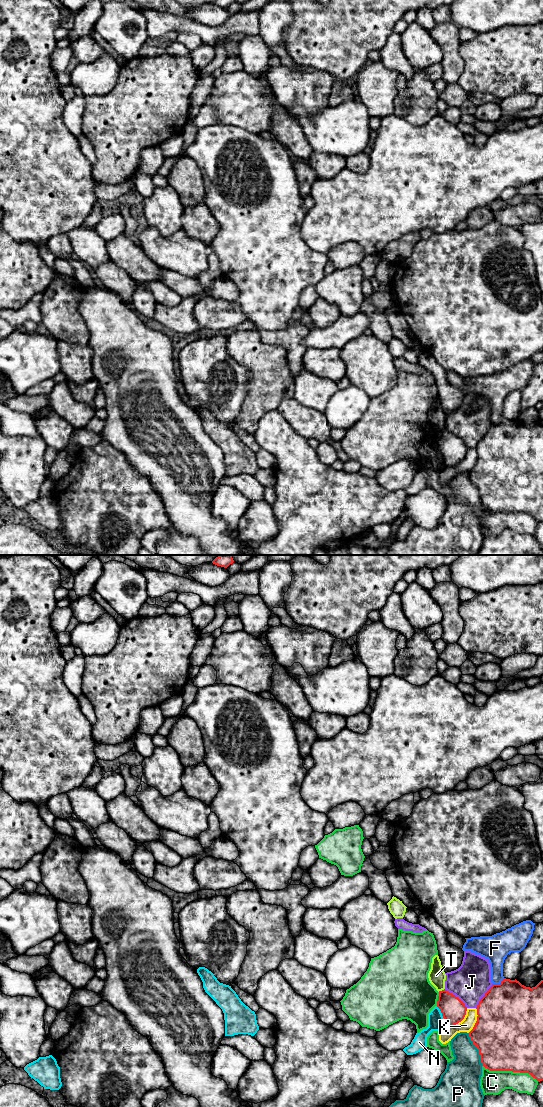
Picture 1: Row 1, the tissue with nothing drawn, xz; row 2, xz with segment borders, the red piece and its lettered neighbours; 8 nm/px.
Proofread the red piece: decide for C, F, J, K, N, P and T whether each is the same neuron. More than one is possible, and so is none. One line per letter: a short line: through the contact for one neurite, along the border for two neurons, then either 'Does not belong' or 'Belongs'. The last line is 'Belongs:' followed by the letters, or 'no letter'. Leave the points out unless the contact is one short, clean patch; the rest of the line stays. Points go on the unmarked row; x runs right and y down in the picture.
C: Does not belong
F: Does not belong
J: Does not belong
K: Does not belong
N: Does not belong
P: Does not belong
T: Line: xz (444, 428), (438, 431). Does not belong
Belongs: no letter

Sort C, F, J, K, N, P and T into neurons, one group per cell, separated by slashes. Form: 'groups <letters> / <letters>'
groups C / F / J / K / N / P / T

